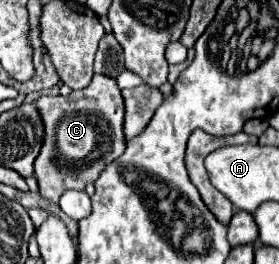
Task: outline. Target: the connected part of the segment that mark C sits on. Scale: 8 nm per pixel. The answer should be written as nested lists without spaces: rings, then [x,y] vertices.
[[[95,74],[87,88],[73,90],[69,96],[41,96],[35,104],[45,120],[45,142],[35,160],[39,194],[45,200],[57,202],[69,188],[85,190],[85,184],[95,182],[101,170],[125,150],[125,104],[115,78]]]

